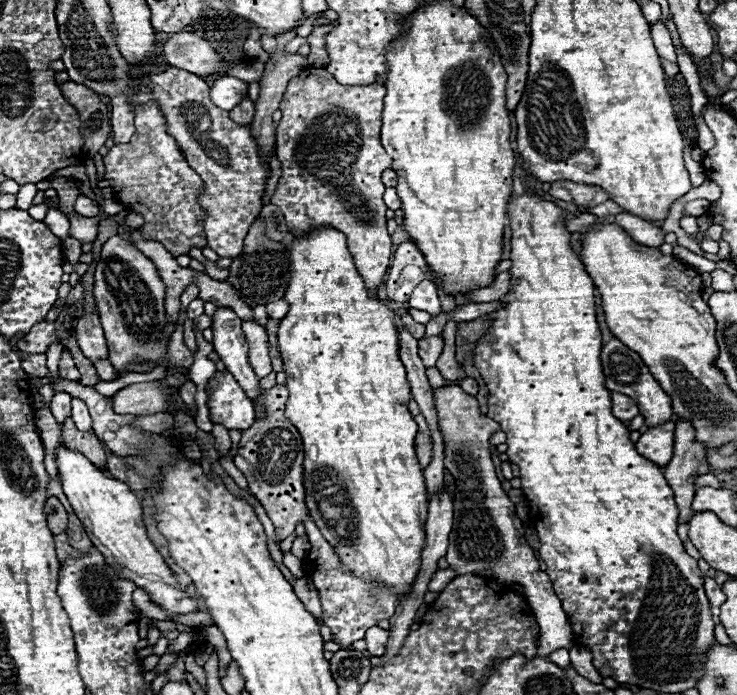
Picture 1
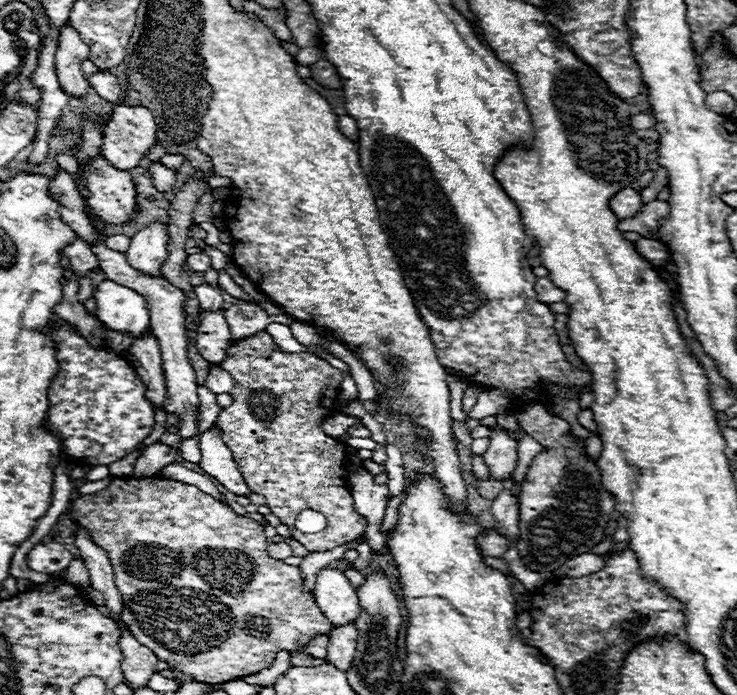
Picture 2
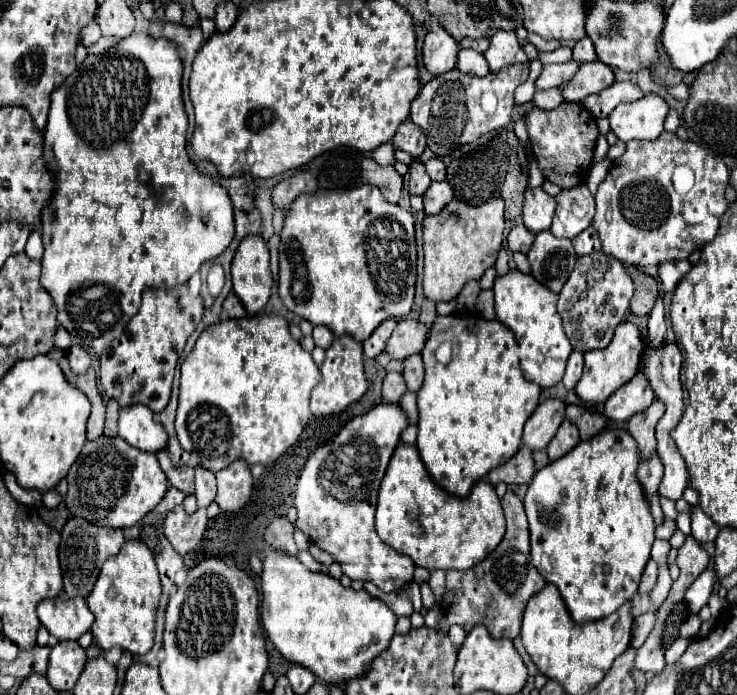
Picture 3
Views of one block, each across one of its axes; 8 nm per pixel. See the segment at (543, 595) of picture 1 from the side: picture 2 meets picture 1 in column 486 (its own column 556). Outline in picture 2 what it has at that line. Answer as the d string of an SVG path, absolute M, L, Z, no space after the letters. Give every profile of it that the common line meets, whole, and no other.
M542 404L524 406L522 410L516 412L516 420L528 436L538 440L544 448L548 448L534 458L534 462L526 474L526 480L522 484L522 490L520 490L520 502L518 502L518 506L520 506L520 522L518 522L520 544L518 544L518 552L520 552L522 562L526 564L528 570L554 572L564 562L568 562L572 556L590 552L590 548L600 542L602 534L608 528L608 520L614 516L614 500L602 488L600 470L594 462L590 462L586 458L584 444L576 442L572 436L566 436L566 432L570 430L570 424L566 420L552 416Z

